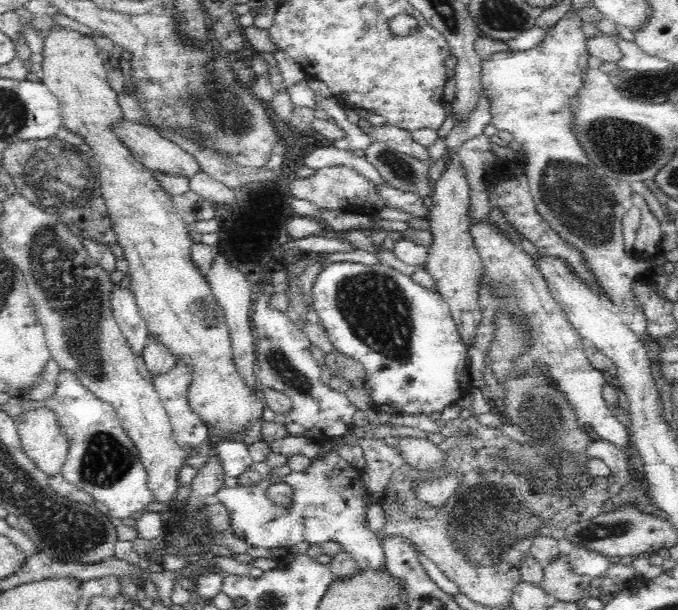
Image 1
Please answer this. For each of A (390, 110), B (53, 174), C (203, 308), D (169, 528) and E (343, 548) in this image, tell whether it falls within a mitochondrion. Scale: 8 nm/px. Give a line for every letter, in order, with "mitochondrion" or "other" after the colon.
A: other
B: mitochondrion
C: mitochondrion
D: other
E: other

